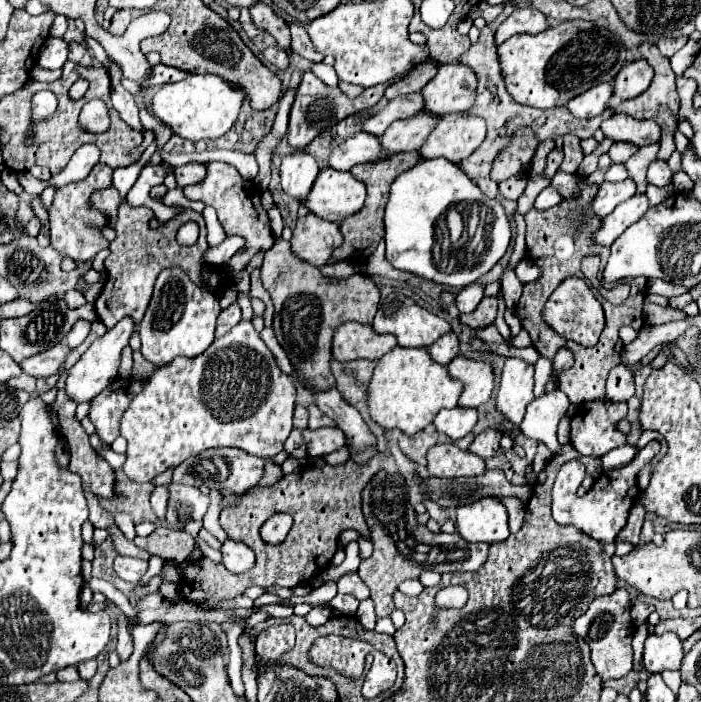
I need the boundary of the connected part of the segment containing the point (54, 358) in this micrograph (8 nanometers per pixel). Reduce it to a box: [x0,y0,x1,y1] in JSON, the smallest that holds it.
[21,344,69,378]

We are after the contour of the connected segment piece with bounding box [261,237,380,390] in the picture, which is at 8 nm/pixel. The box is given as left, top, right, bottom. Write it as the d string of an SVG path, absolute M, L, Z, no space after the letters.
M282 237L278 238L277 242L273 244L273 248L269 248L265 252L263 266L261 266L263 286L269 290L273 306L275 306L273 330L275 330L275 336L277 336L279 344L289 354L289 360L293 362L295 370L303 378L303 380L299 380L299 386L307 384L307 386L311 386L315 390L327 390L327 388L335 386L335 378L333 378L331 368L329 368L331 366L331 338L333 338L335 328L339 324L348 321L373 324L373 318L375 318L375 312L377 312L377 306L379 306L380 291L373 284L373 280L369 276L363 276L363 274L355 274L355 276L351 276L347 280L327 278L327 276L323 276L319 272L319 268L313 268L311 264L297 260L291 254L289 248L291 248L289 242L285 242Z

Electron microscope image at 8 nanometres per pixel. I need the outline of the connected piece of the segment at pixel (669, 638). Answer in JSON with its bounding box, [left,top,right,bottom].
[643,632,683,674]

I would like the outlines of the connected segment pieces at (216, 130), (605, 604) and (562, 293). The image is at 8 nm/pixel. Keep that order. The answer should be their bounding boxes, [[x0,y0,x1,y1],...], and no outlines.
[[151,76,245,142],[575,588,633,680],[543,278,605,346]]

